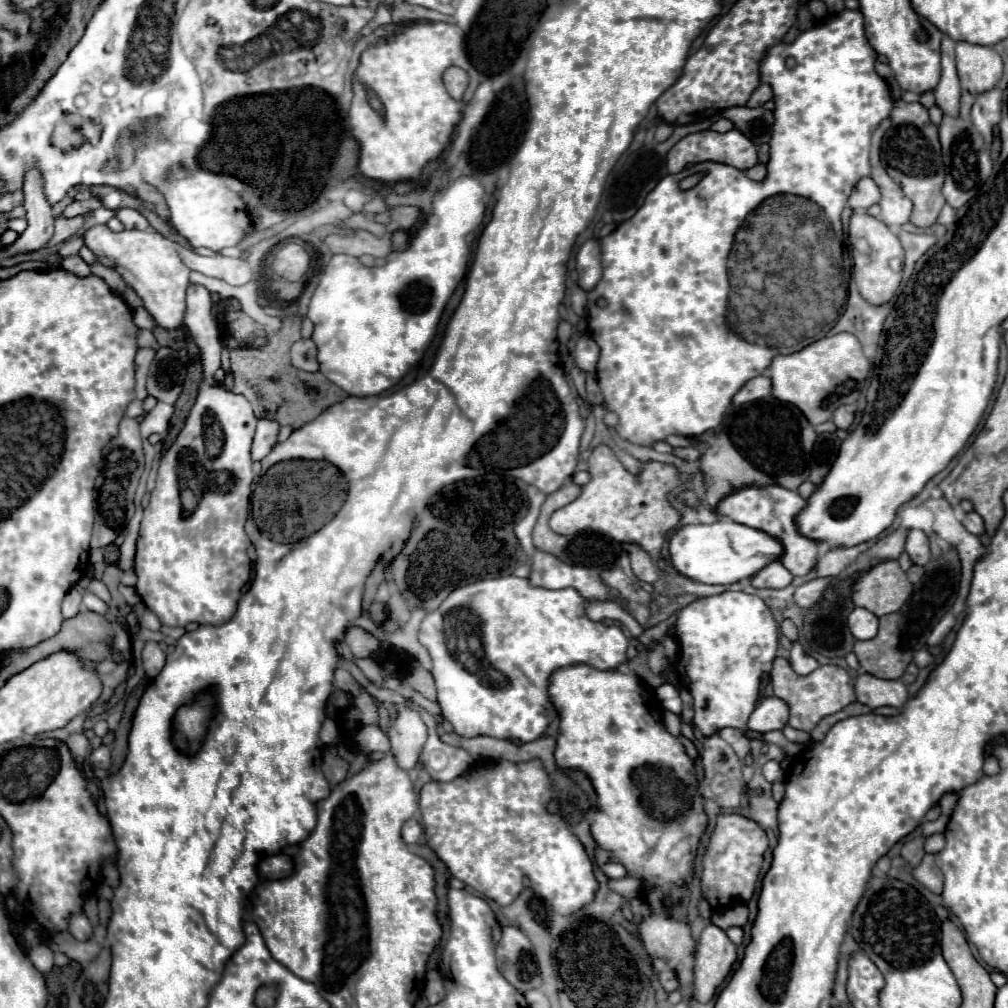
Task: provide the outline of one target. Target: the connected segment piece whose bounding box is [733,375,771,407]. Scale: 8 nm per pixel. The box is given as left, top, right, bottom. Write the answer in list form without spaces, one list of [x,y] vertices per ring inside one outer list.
[[[759,375],[751,381],[747,381],[739,393],[733,397],[733,405],[743,405],[743,403],[749,403],[749,401],[757,401],[757,399],[763,399],[771,393],[771,379],[767,375]]]

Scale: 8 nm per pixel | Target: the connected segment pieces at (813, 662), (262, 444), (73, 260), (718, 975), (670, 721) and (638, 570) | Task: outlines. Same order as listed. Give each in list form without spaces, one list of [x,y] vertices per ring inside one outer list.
[[[799,641],[793,643],[793,649],[791,649],[791,657],[789,657],[789,661],[791,661],[793,669],[795,669],[799,675],[809,675],[811,671],[815,671],[815,669],[819,667],[817,659],[813,659],[811,655],[807,655],[807,653],[803,651],[803,647],[801,647]]]
[[[261,419],[257,423],[257,431],[253,437],[253,447],[251,447],[251,459],[253,461],[261,461],[271,451],[271,447],[275,445],[277,429],[279,429],[279,425],[275,421]]]
[[[67,257],[67,259],[63,259],[61,269],[69,271],[69,273],[73,273],[73,275],[77,275],[77,277],[89,277],[89,275],[91,275],[89,265],[87,265],[81,257]]]
[[[707,925],[697,941],[695,953],[695,999],[699,1003],[709,1003],[713,999],[735,959],[737,949],[725,931],[715,925]]]
[[[667,711],[667,713],[663,715],[663,723],[665,723],[665,727],[667,727],[673,735],[677,735],[677,737],[681,735],[681,717],[679,717],[679,715]]]
[[[633,543],[623,545],[623,549],[629,553],[633,573],[635,573],[641,581],[649,581],[649,579],[651,579],[651,581],[655,581],[657,567],[655,567],[653,559],[649,557],[649,553],[645,553],[645,549],[641,549],[639,545],[633,545]]]

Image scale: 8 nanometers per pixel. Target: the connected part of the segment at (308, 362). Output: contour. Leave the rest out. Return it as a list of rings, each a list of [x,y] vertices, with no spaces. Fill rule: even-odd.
[[[299,339],[291,347],[291,363],[301,371],[319,371],[317,363],[317,347],[311,339]]]

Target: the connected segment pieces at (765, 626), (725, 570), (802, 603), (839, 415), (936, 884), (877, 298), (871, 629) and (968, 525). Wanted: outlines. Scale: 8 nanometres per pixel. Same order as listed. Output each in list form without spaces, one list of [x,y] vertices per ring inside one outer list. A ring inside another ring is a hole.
[[[725,591],[721,595],[697,599],[687,607],[683,607],[675,623],[675,635],[681,648],[679,652],[681,656],[679,660],[683,667],[681,680],[685,680],[683,685],[693,695],[693,709],[695,709],[693,721],[697,729],[705,737],[725,727],[745,729],[747,719],[759,699],[761,675],[771,671],[773,659],[777,655],[779,625],[773,617],[773,611],[757,595],[747,595],[741,591]]]
[[[719,519],[711,525],[685,525],[669,537],[669,553],[673,567],[705,585],[727,585],[755,575],[767,563],[781,557],[783,547],[777,539],[769,537],[763,531],[751,529],[747,525],[739,525],[735,521]]]
[[[825,577],[825,579],[813,579],[805,585],[801,585],[797,591],[795,591],[795,601],[799,607],[803,609],[811,609],[817,601],[821,601],[821,593],[833,585],[833,581],[837,581],[835,577]]]
[[[841,405],[833,413],[833,423],[839,429],[849,429],[849,425],[853,423],[853,417],[855,417],[855,405]]]
[[[925,855],[923,861],[913,869],[913,875],[915,875],[917,881],[921,881],[933,893],[941,893],[941,889],[943,889],[943,875],[941,875],[939,867],[935,865],[933,855]]]
[[[853,213],[849,223],[849,243],[853,249],[853,271],[859,293],[871,305],[889,303],[901,285],[901,273],[903,273],[901,267],[905,257],[897,235],[893,235],[883,221],[871,215]]]
[[[853,609],[849,615],[849,621],[847,621],[853,637],[861,639],[861,641],[873,639],[877,635],[877,623],[879,623],[879,619],[867,609]]]
[[[975,511],[965,515],[963,525],[965,525],[965,529],[969,529],[969,533],[973,533],[973,535],[981,535],[981,533],[985,531],[985,527],[983,527],[983,519],[981,519]]]

